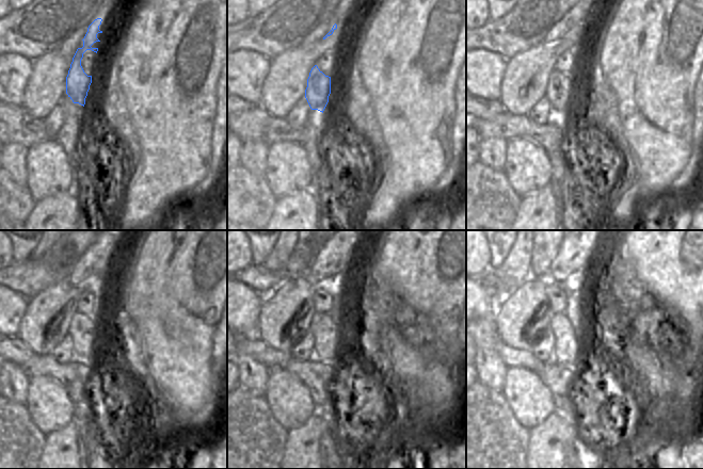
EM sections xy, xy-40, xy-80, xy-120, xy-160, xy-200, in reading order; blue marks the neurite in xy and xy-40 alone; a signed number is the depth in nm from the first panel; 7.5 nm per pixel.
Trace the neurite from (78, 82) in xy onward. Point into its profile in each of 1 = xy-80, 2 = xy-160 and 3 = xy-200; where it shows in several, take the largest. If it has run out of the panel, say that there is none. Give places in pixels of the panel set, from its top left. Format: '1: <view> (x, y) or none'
1: xy-80 (560, 86)
2: xy-160 (326, 335)
3: xy-200 (566, 352)

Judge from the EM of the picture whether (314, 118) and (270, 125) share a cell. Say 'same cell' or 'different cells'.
different cells

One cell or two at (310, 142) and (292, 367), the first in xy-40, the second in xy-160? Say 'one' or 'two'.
two

